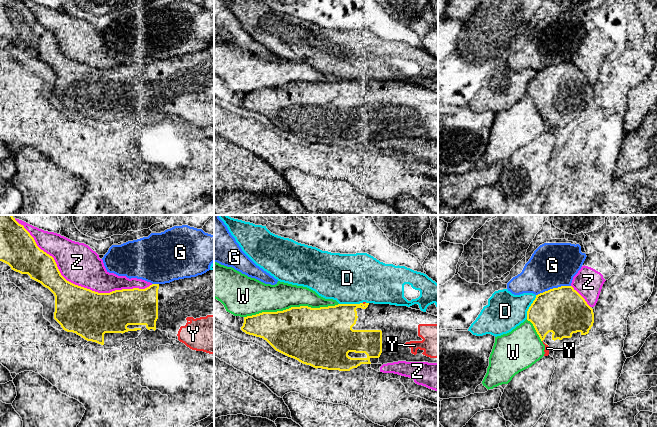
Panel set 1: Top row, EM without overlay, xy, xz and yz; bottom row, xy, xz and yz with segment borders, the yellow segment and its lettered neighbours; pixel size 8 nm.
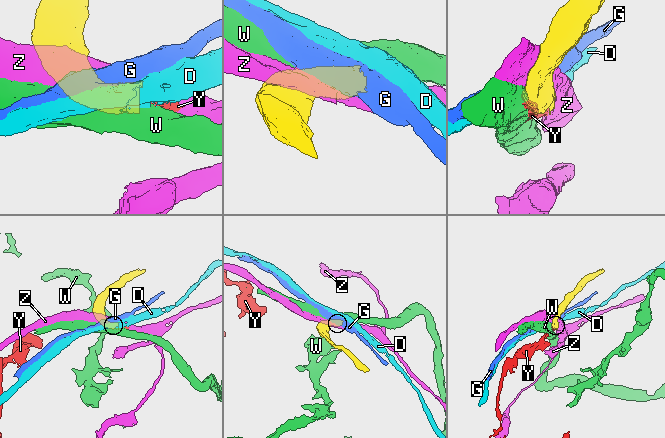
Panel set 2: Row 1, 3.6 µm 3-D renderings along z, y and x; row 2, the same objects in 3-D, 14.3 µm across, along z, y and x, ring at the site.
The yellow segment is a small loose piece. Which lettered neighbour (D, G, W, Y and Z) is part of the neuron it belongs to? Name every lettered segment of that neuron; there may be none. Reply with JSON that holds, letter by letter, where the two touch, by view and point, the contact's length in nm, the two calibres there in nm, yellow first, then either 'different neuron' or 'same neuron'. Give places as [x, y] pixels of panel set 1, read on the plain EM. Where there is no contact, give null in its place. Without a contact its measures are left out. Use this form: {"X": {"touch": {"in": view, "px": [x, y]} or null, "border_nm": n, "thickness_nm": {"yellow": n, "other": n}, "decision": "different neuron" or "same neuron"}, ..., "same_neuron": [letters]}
{"D": {"touch": {"in": "xz", "px": [350, 80]}, "border_nm": 190, "thickness_nm": {"yellow": 360, "other": 400}, "decision": "different neuron"}, "G": {"touch": {"in": "yz", "px": [553, 64]}, "border_nm": 300, "thickness_nm": {"yellow": 380, "other": 360}, "decision": "different neuron"}, "W": {"touch": {"in": "xz", "px": [291, 83]}, "border_nm": 750, "thickness_nm": {"yellow": 440, "other": 220}, "decision": "different neuron"}, "Y": {"touch": {"in": "xz", "px": [362, 79]}, "border_nm": 30, "thickness_nm": {"yellow": 260, "other": 20}, "decision": "different neuron"}, "Z": {"touch": {"in": "xy", "px": [80, 62]}, "border_nm": 1150, "thickness_nm": {"yellow": 380, "other": 320}, "decision": "different neuron"}, "same_neuron": []}

